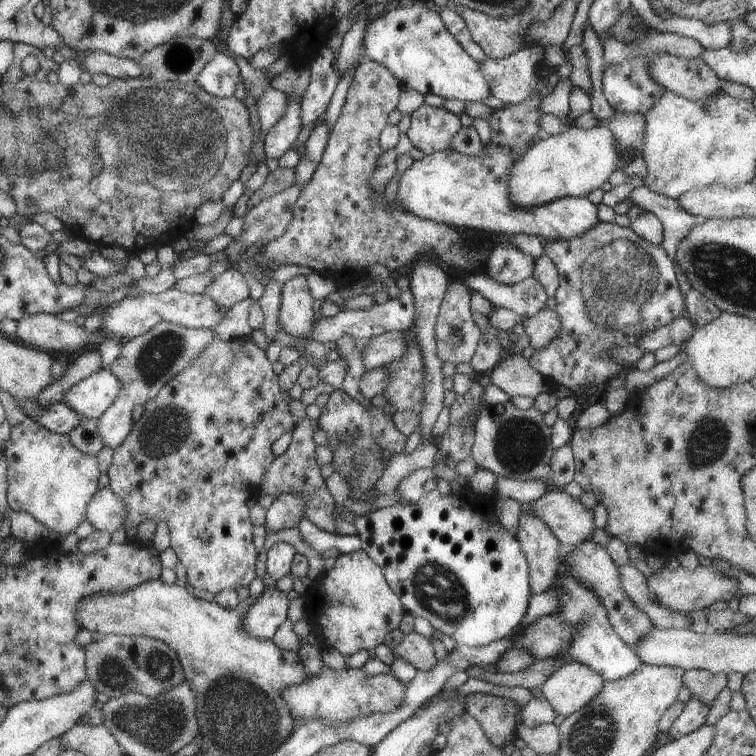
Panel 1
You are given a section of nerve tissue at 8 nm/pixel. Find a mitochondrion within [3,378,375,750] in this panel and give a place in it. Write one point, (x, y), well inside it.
(121, 671)

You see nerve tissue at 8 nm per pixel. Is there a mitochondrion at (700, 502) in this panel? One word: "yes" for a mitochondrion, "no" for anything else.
no

